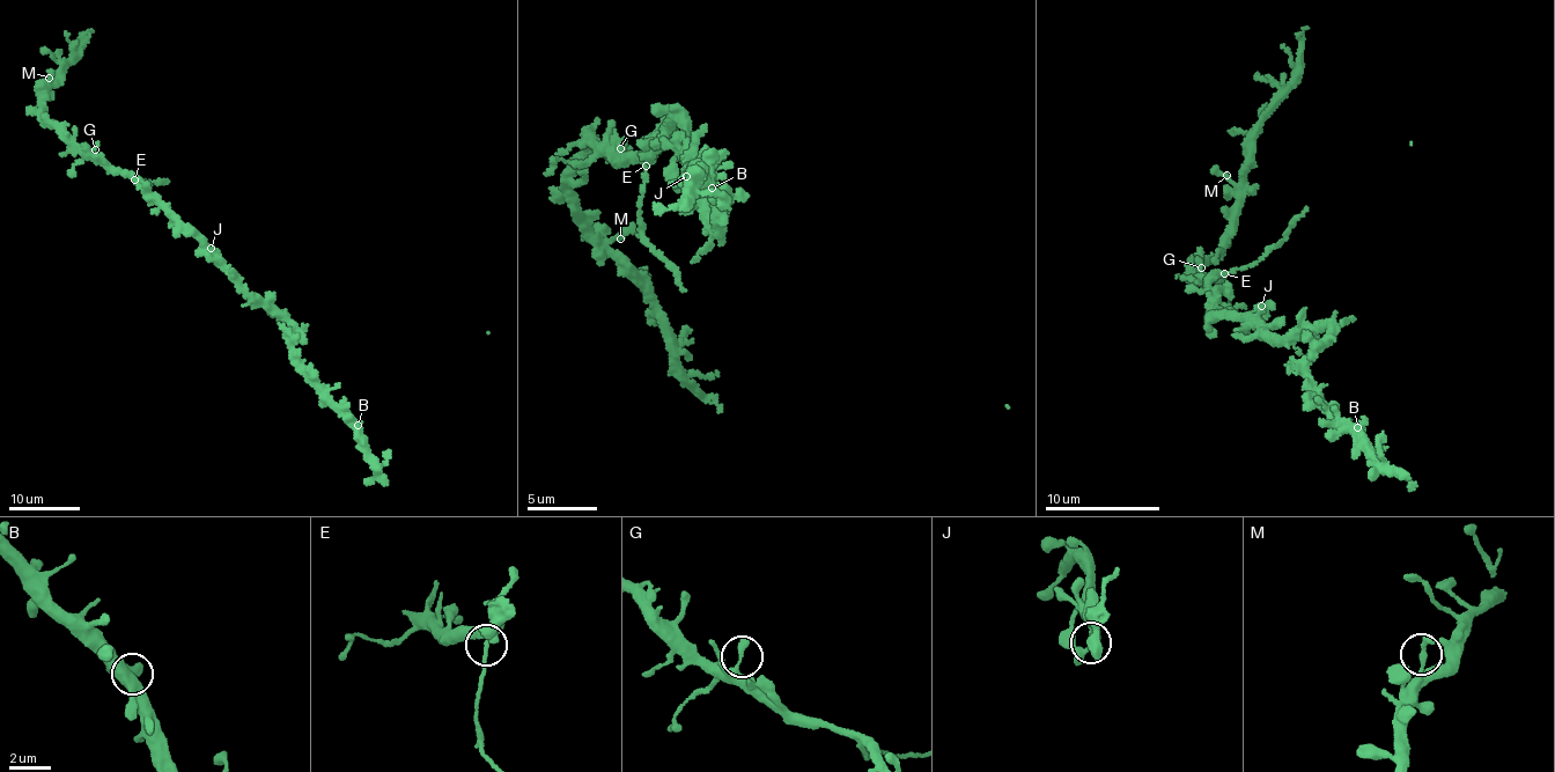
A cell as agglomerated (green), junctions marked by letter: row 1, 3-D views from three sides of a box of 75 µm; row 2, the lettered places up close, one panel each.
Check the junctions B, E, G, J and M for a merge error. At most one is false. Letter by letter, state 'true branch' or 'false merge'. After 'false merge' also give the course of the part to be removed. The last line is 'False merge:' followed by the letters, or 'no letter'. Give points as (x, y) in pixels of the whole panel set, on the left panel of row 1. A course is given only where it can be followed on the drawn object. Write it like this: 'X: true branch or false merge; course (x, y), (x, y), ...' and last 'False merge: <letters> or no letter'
B: true branch
E: false merge; course (134, 179), (139, 184), (137, 179), (155, 184), (170, 181)
G: true branch
J: true branch
M: true branch
False merge: E

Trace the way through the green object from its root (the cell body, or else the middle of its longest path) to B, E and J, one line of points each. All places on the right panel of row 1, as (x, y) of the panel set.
B: (1257, 325), (1277, 337), (1321, 325), (1333, 329), (1328, 345), (1307, 367), (1307, 382), (1328, 420), (1357, 427)
E: (1257, 325), (1213, 315), (1211, 306), (1217, 296), (1207, 285), (1225, 273)
J: (1257, 325), (1251, 313), (1261, 306)

